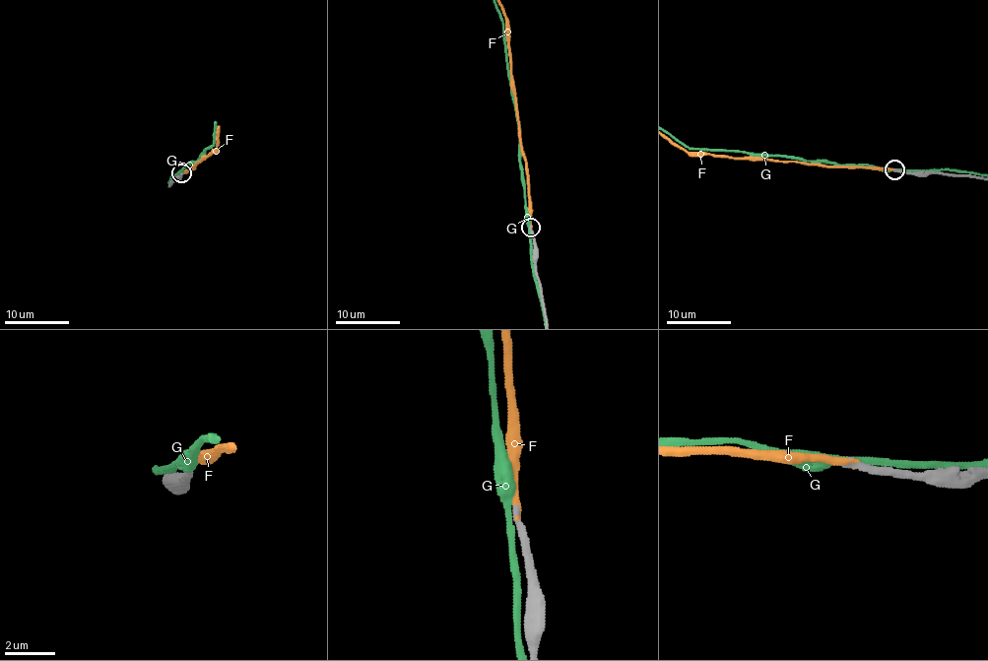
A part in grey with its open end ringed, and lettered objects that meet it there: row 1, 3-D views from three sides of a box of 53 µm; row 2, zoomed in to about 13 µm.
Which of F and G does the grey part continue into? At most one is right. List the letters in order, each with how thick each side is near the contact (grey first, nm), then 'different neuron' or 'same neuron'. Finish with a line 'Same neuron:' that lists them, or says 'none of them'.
F: 280 nm thick on the grey side, 280 nm on the other; same neuron
G: 320 nm thick on the grey side, 260 nm on the other; different neuron
Same neuron: F

